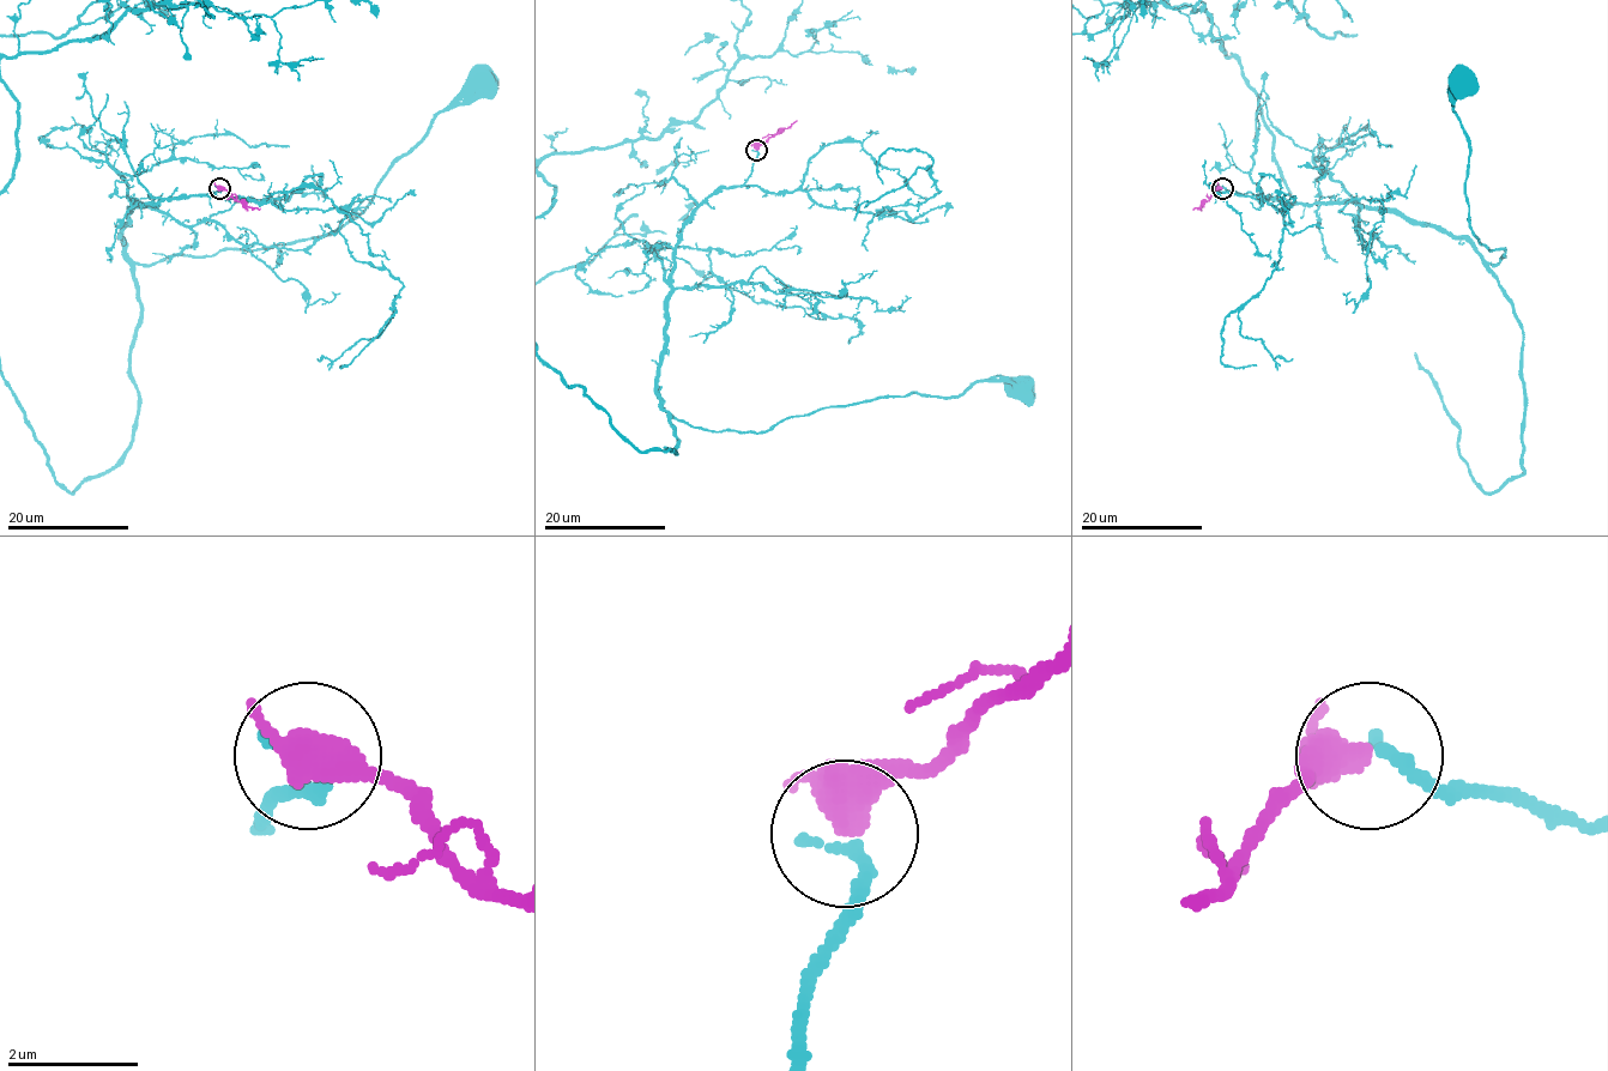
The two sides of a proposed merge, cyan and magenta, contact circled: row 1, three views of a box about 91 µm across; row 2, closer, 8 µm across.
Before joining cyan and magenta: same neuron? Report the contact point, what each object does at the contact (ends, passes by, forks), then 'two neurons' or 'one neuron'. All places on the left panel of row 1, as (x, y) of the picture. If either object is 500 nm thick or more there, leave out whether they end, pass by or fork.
(219, 188) | cyan ends | magenta passes by | one neuron

